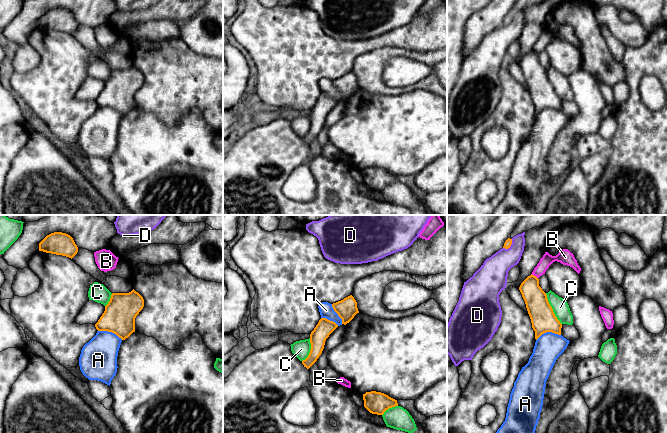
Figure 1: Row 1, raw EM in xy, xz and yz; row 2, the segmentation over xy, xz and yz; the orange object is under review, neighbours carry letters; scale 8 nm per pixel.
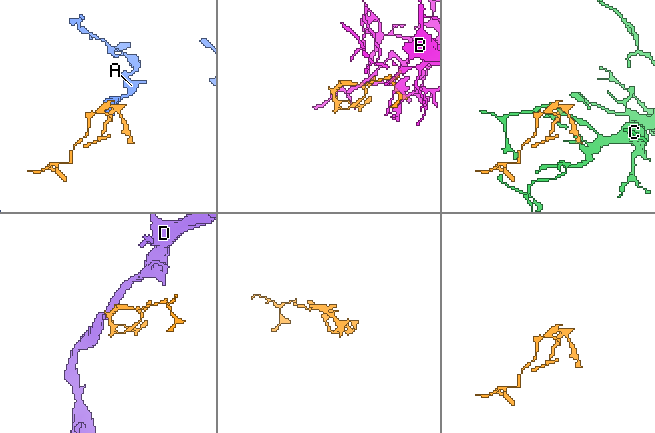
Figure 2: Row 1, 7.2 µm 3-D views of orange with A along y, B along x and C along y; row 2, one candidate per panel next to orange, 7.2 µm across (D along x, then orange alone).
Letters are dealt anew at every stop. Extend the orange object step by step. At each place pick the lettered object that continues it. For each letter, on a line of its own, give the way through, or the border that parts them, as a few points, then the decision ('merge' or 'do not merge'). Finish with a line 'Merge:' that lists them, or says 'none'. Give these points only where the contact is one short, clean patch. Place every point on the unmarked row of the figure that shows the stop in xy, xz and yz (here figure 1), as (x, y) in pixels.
A: border along yz (560, 110), (545, 108), (536, 116); do not merge
B: do not merge
C: do not merge
D: do not merge
Merge: none

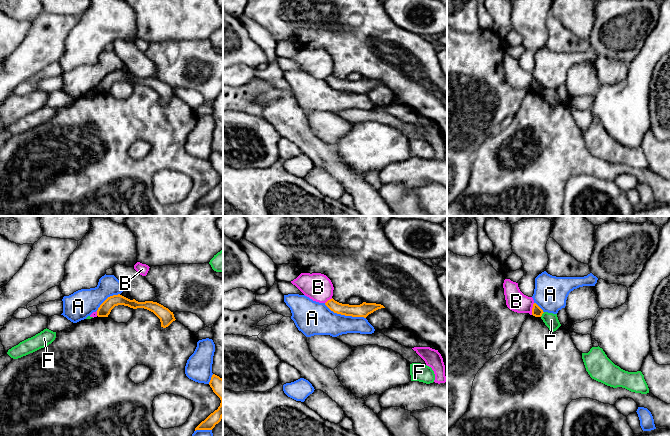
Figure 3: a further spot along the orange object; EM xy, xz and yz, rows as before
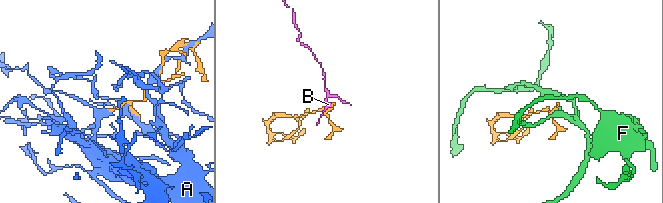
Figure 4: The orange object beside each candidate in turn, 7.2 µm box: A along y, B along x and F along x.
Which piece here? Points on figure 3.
A: do not merge
B: border along yz (534, 79), (531, 90); do not merge
F: border along yz (544, 88), (540, 92); do not merge
Merge: none

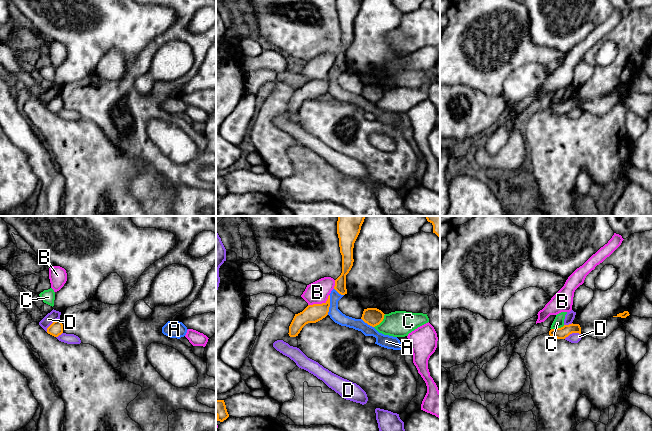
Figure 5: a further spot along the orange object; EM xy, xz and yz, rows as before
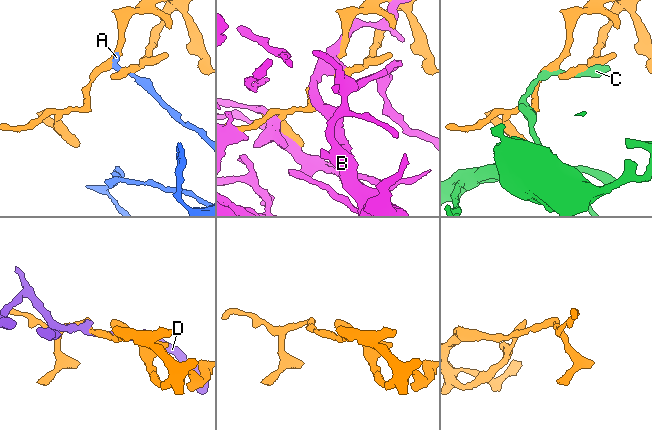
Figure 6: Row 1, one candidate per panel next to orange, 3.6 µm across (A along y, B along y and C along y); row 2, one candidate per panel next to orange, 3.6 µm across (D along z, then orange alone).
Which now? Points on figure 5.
A: do not merge
B: do not merge
C: do not merge
D: border along yz (581, 110), (570, 109), (564, 114); do not merge
Merge: none

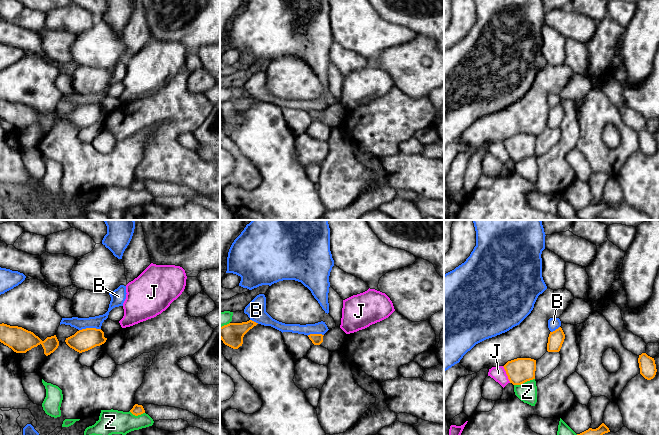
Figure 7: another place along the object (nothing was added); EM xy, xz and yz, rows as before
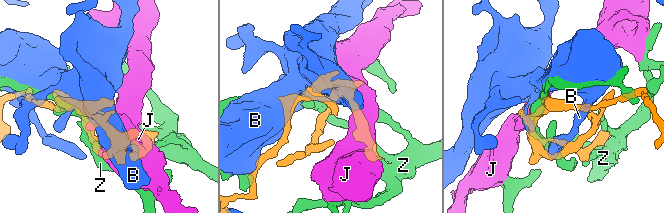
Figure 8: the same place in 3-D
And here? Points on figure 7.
B: do not merge
J: do not merge
Z: do not merge
Merge: none

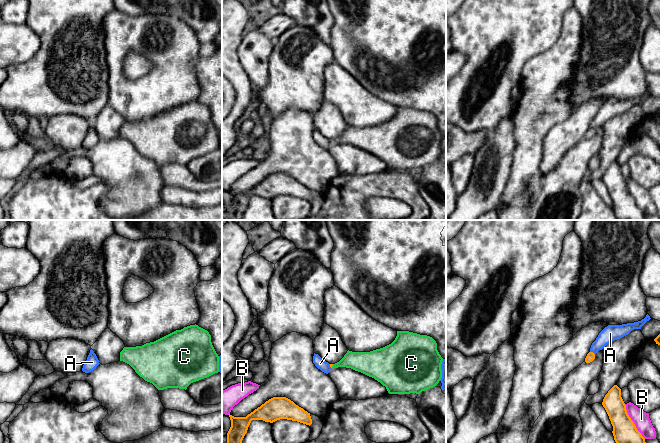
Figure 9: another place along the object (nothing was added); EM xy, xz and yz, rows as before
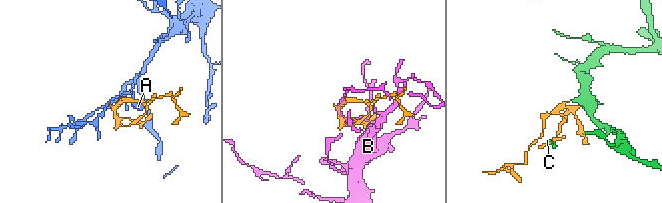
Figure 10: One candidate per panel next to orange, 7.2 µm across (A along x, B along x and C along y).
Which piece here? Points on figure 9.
A: do not merge
B: do not merge
C: runs through xz (331, 141), (332, 141), (344, 138), (363, 138); merge
Merge: C

